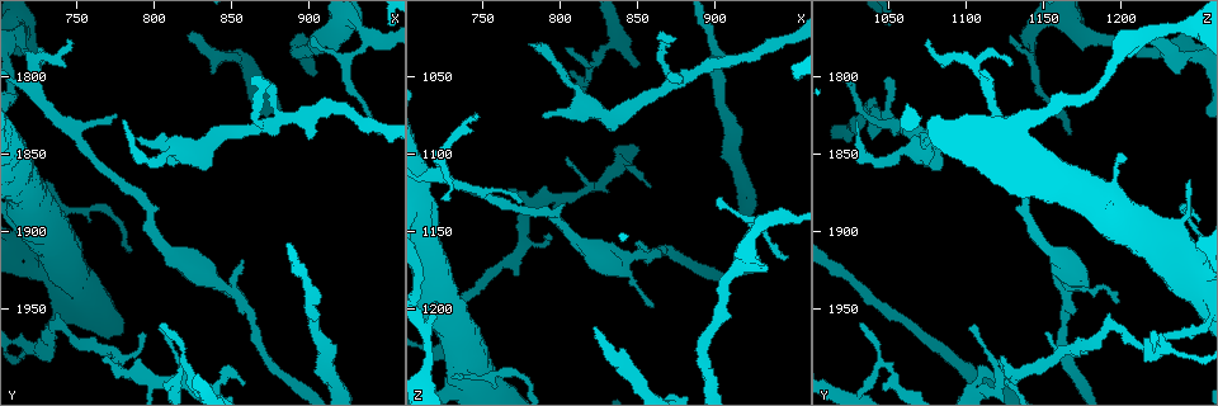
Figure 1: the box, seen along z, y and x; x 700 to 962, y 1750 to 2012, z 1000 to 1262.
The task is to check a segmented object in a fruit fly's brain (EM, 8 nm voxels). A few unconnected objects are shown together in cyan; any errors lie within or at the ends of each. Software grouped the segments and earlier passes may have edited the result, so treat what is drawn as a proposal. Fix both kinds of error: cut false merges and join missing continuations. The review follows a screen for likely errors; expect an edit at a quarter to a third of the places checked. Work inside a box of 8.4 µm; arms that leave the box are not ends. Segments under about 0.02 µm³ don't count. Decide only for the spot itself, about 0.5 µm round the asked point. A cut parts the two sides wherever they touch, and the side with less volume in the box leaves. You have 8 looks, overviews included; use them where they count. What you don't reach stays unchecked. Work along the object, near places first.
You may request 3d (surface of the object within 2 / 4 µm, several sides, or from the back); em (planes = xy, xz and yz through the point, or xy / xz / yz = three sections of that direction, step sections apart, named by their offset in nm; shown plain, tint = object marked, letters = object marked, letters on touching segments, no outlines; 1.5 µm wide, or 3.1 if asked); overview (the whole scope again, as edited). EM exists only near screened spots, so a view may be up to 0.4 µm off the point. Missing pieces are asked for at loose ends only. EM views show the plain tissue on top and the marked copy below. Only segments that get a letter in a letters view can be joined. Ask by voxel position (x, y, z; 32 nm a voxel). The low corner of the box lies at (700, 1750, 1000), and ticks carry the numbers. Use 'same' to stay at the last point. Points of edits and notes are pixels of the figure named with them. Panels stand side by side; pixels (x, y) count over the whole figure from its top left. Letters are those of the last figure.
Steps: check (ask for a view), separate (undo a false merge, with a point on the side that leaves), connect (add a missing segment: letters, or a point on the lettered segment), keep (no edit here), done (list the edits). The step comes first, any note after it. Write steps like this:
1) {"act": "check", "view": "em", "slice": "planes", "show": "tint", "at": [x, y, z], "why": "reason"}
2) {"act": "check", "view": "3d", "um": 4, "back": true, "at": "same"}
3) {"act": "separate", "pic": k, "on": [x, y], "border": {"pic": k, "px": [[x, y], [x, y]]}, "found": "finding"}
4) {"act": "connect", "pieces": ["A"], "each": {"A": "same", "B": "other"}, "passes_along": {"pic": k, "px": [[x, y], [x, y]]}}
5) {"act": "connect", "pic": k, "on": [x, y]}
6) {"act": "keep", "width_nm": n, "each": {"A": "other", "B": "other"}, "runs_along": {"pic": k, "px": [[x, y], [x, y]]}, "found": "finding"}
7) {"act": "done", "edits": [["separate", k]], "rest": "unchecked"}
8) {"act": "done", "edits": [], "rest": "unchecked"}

{"act": "check", "view": "3d", "um": 4, "at": [746, 1776, 1074], "why": "an open end"}

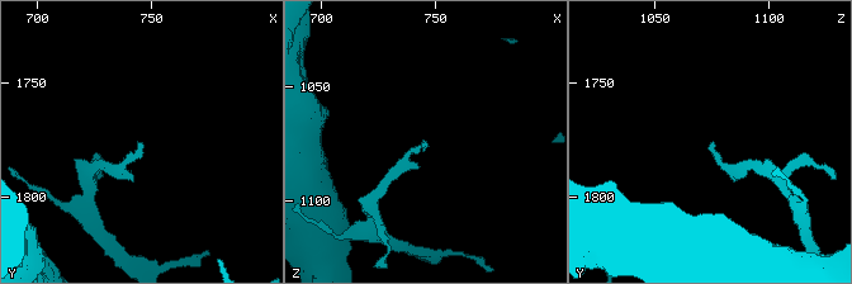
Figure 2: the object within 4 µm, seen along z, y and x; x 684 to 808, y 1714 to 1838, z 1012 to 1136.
{"act": "check", "view": "em", "slice": "planes", "show": "letters", "at": [747, 1775, 1075], "why": "need the tissue"}

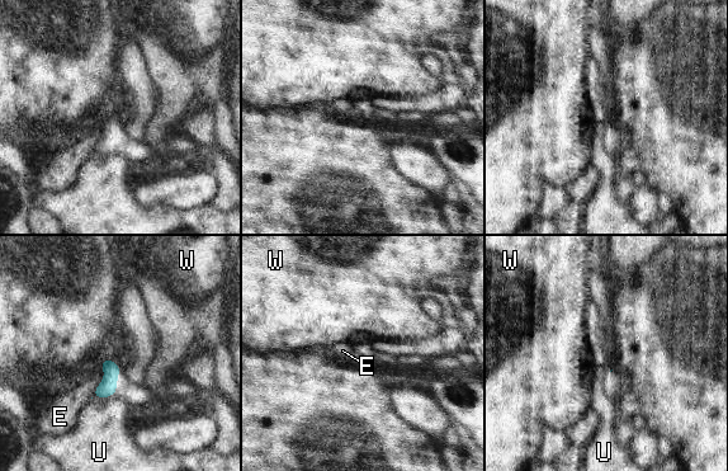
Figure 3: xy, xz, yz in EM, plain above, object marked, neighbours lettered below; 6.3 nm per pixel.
{"act": "keep", "longest_contact_nm": ["E", 130], "each": {"E": "other", "U": "other", "W": "other"}, "border": {"pic": 3, "px": [[100, 381], [90, 398]]}, "found": "no lettered segment goes on from it"}

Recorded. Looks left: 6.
{"act": "check", "view": "em", "slice": "planes", "show": "tint", "at": [864, 1802, 1024]}

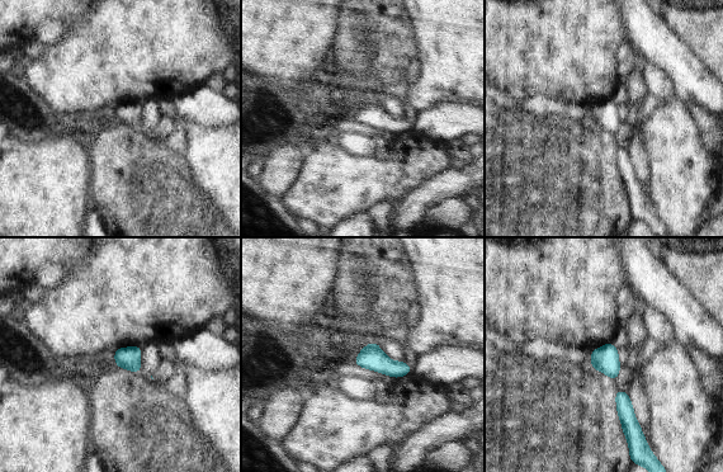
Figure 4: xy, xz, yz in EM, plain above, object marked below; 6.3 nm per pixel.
{"act": "check", "view": "em", "slice": "planes", "show": "letters", "at": "same", "why": "what lies round it"}

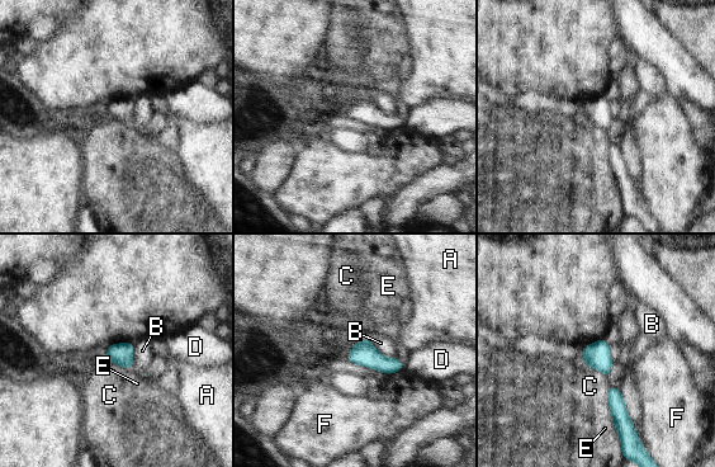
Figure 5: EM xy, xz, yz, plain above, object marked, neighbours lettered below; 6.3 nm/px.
{"act": "keep", "width_nm": 140, "each": {"A": "other", "B": "other", "C": "other", "D": "other", "E": "other", "F": "other"}, "border": {"pic": 5, "px": [[108, 362], [132, 368]]}, "found": "no lettered segment goes on from it"}

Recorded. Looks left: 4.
{"act": "check", "view": "3d", "um": 4, "at": [900, 1838, 1038], "why": "free end"}

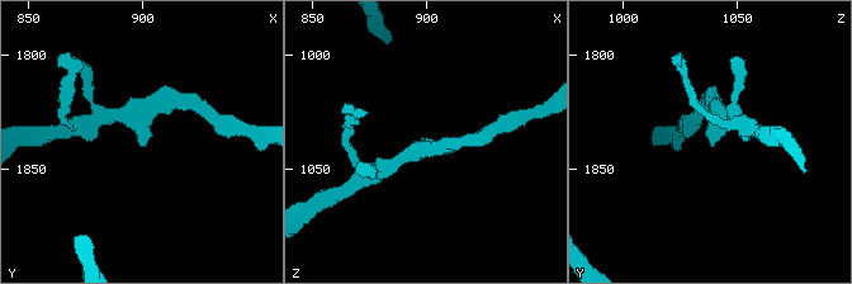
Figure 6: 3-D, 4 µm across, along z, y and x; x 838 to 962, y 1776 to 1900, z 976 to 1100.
{"act": "check", "view": "em", "slice": "yz", "step": 8, "show": "letters", "at": [901, 1838, 1039], "arm_widths_nm": [220, 260]}

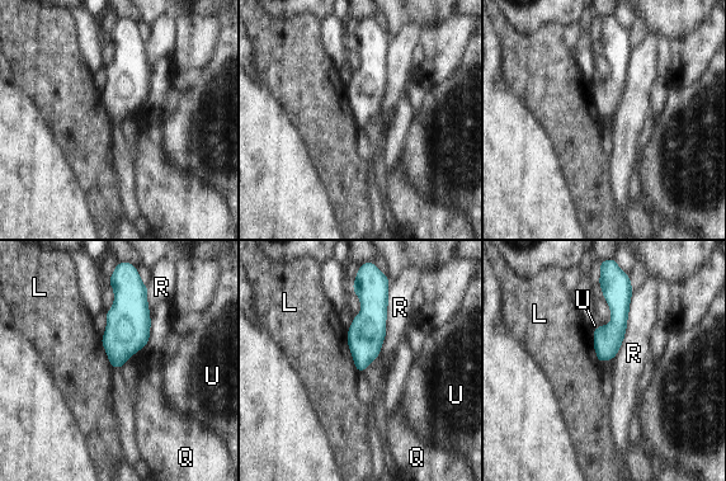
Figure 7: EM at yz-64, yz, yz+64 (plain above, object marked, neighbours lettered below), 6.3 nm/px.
{"act": "keep", "each": {"L": "other", "Q": "other", "R": "other", "U": "other"}, "runs_along": {"pic": 7, "px": [[604, 286], [618, 325], [600, 357]]}, "found": "no lettered segment goes on from it"}

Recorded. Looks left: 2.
{"act": "done", "edits": [], "rest": "unchecked"}

